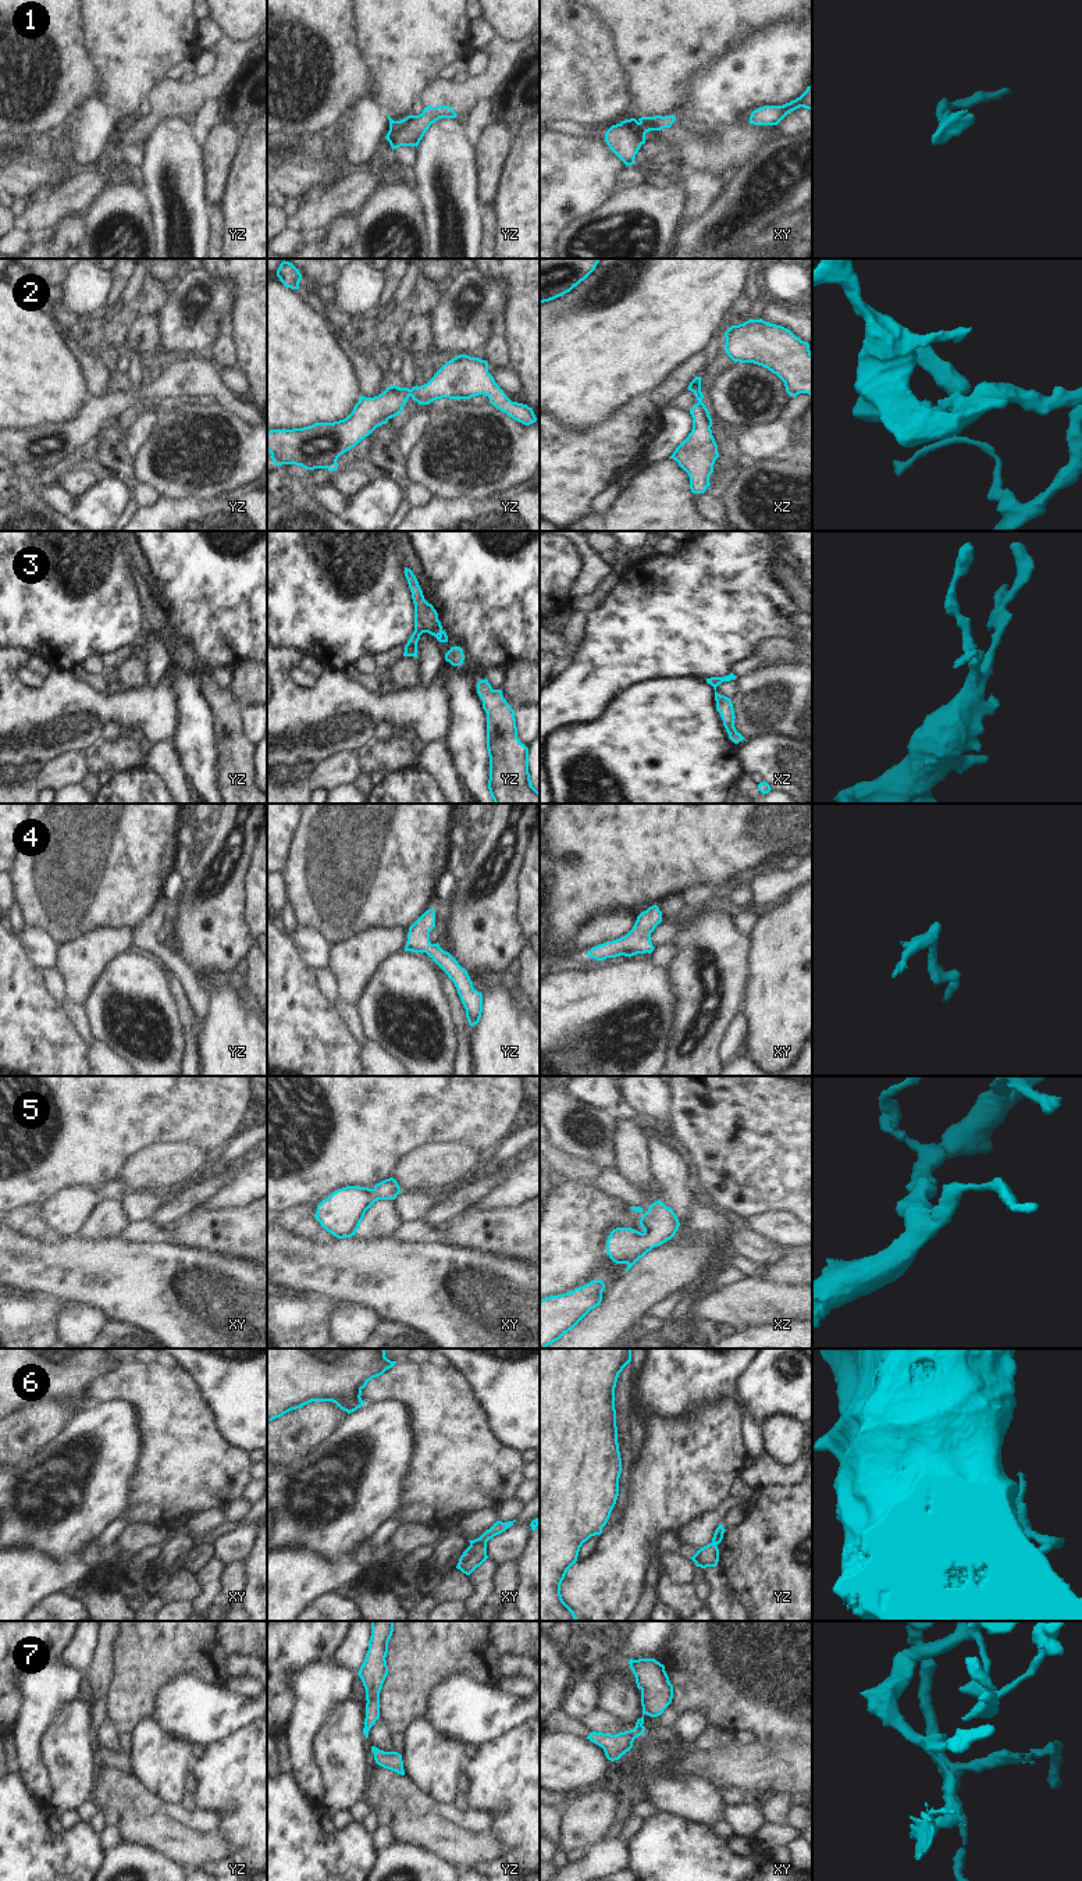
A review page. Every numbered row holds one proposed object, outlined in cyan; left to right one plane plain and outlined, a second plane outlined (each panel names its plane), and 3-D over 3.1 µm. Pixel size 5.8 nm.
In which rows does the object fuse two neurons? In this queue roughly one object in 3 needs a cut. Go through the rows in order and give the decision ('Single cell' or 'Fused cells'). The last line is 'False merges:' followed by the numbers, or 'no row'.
1: Fused cells
2: Single cell
3: Single cell
4: Single cell
5: Single cell
6: Fused cells
7: Single cell
False merges: 1, 6.

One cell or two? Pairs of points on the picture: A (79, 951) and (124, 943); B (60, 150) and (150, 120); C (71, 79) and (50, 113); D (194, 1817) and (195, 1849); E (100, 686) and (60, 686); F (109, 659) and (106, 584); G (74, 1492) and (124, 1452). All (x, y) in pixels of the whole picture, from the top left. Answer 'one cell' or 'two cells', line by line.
A: one cell
B: two cells
C: one cell
D: two cells
E: two cells
F: two cells
G: one cell

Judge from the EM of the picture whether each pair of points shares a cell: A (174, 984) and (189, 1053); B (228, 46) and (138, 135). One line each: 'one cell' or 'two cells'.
A: one cell
B: one cell

